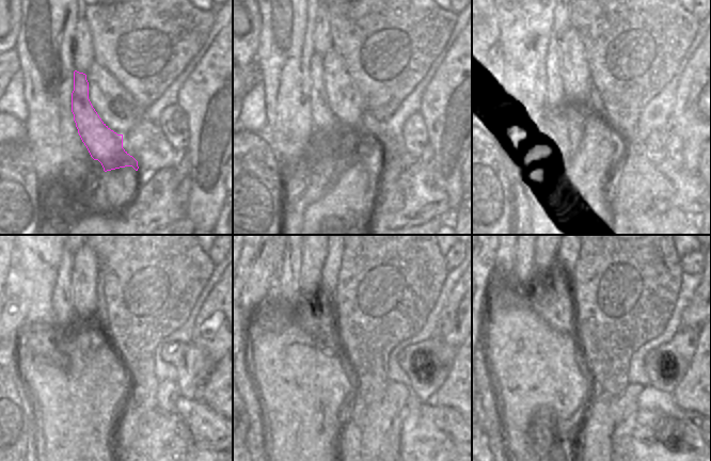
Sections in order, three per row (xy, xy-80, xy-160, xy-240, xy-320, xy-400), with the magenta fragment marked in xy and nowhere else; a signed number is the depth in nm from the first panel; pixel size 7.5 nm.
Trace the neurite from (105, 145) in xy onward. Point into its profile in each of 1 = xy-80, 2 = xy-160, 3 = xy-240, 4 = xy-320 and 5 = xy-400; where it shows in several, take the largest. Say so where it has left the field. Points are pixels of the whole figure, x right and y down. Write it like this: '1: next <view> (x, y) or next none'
1: next xy-80 (330, 132)
2: next xy-160 (554, 93)
3: next xy-240 (62, 311)
4: next xy-320 (291, 304)
5: next xy-400 (525, 276)

